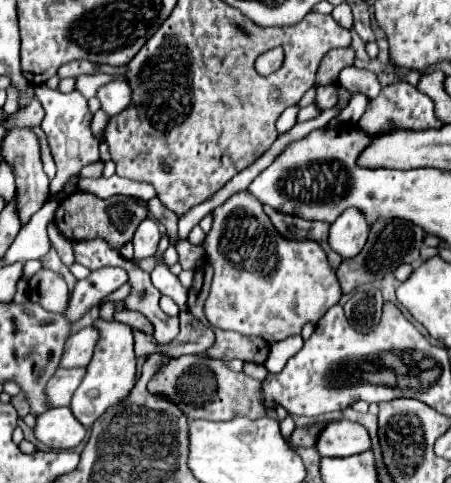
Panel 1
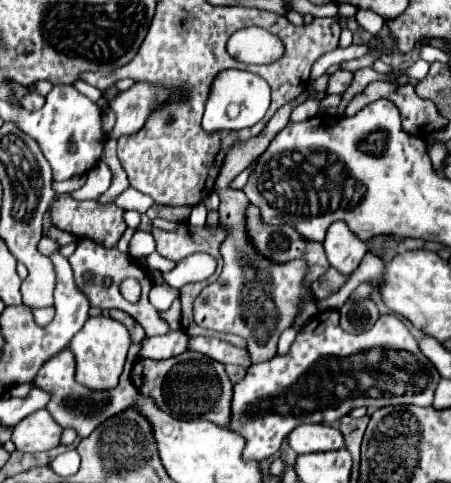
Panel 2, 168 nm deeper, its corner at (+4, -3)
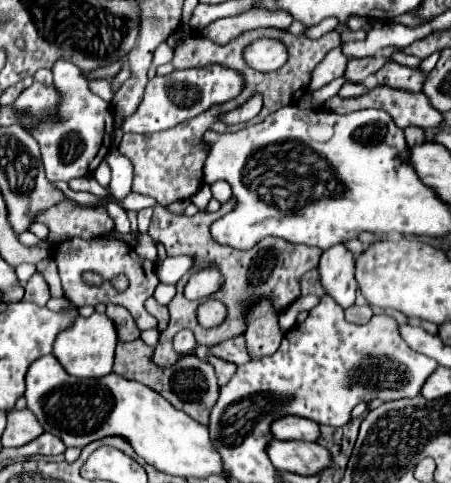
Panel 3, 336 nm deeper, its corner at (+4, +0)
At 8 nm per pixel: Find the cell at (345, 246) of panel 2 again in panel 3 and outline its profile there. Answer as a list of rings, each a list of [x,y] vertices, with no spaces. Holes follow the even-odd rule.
[[[335,244],[323,252],[319,272],[323,288],[339,306],[347,308],[355,302],[355,254],[345,244]]]

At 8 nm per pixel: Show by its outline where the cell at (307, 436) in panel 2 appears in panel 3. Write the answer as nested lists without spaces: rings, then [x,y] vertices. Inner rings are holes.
[[[283,416],[283,420],[275,420],[275,424],[271,424],[271,432],[277,440],[317,442],[321,436],[319,424],[299,416]]]

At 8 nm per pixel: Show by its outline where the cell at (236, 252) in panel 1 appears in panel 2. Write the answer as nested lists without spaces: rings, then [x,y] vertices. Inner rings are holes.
[[[323,74],[321,77],[310,81],[308,87],[303,91],[297,99],[293,99],[291,103],[283,105],[265,125],[265,129],[257,135],[257,139],[251,139],[247,143],[235,143],[235,147],[231,147],[231,151],[227,153],[227,159],[221,167],[219,179],[215,183],[215,191],[221,197],[221,205],[219,205],[219,215],[221,215],[221,223],[229,227],[229,235],[221,245],[221,255],[223,255],[223,273],[221,277],[211,283],[209,287],[205,287],[201,291],[201,295],[197,297],[195,305],[193,305],[193,319],[199,327],[203,329],[211,329],[211,331],[219,331],[219,333],[235,333],[243,339],[247,339],[247,351],[251,353],[251,361],[253,363],[263,363],[267,359],[273,359],[277,355],[277,341],[279,335],[291,327],[297,311],[299,311],[299,301],[303,295],[311,295],[309,287],[303,287],[303,277],[307,271],[305,261],[297,259],[297,261],[289,261],[289,263],[273,263],[265,257],[261,257],[255,247],[249,243],[245,227],[243,227],[243,211],[249,205],[247,197],[243,191],[233,191],[229,189],[229,183],[233,181],[233,177],[237,177],[245,167],[249,167],[249,163],[261,155],[269,143],[273,141],[273,137],[289,123],[289,115],[293,111],[295,105],[303,103],[308,98],[308,88],[313,88],[319,93],[325,94],[329,75]]]

